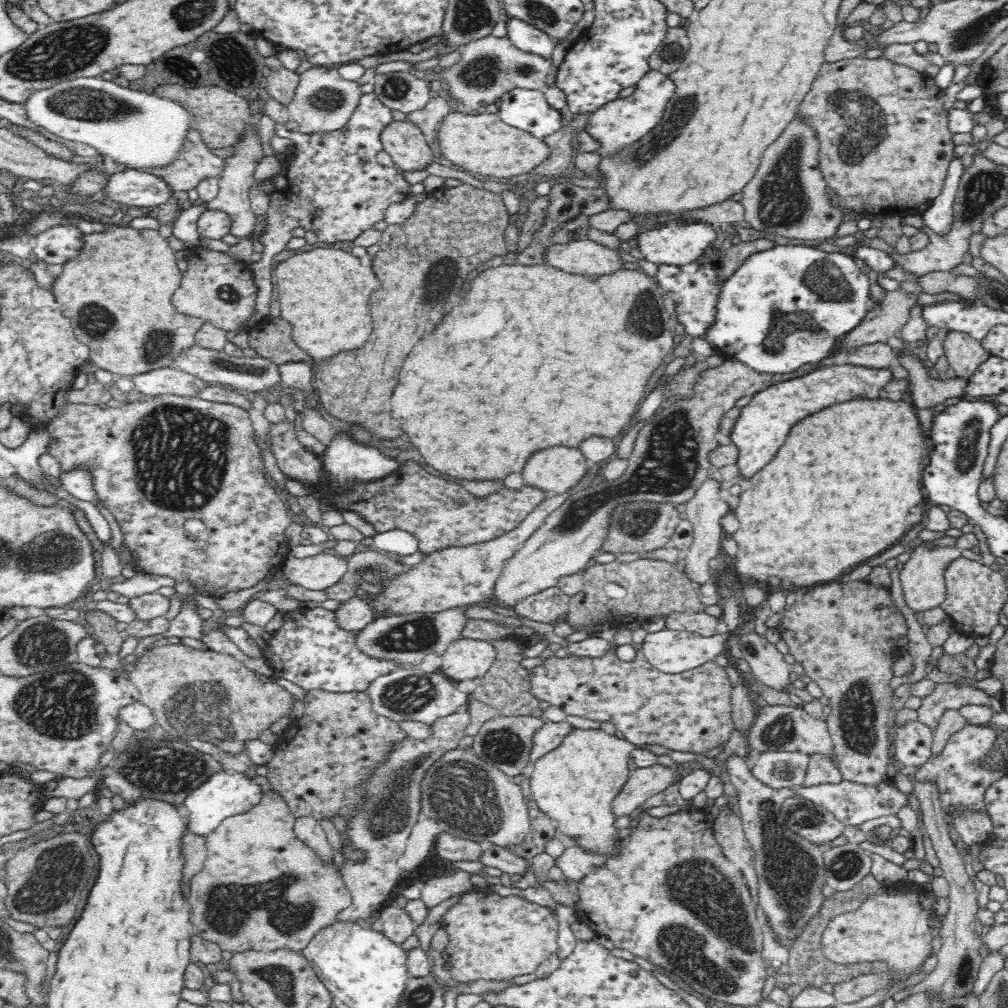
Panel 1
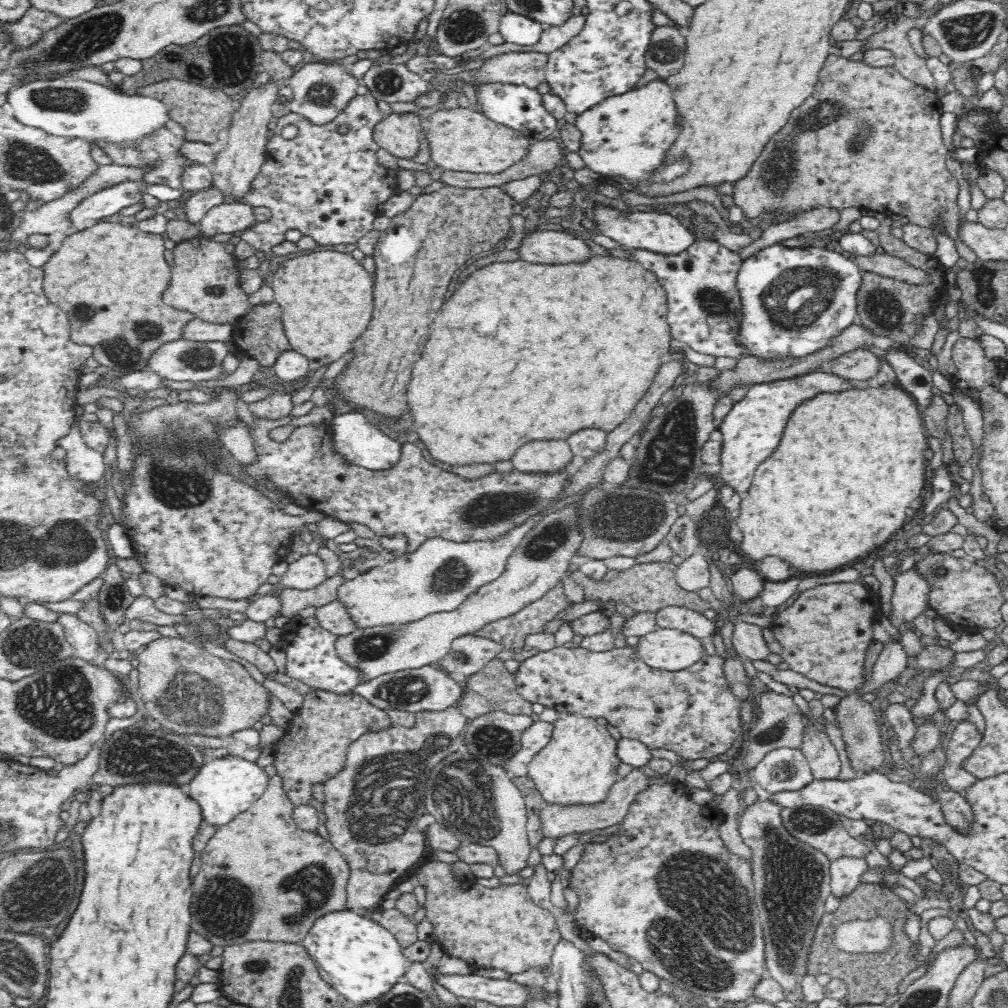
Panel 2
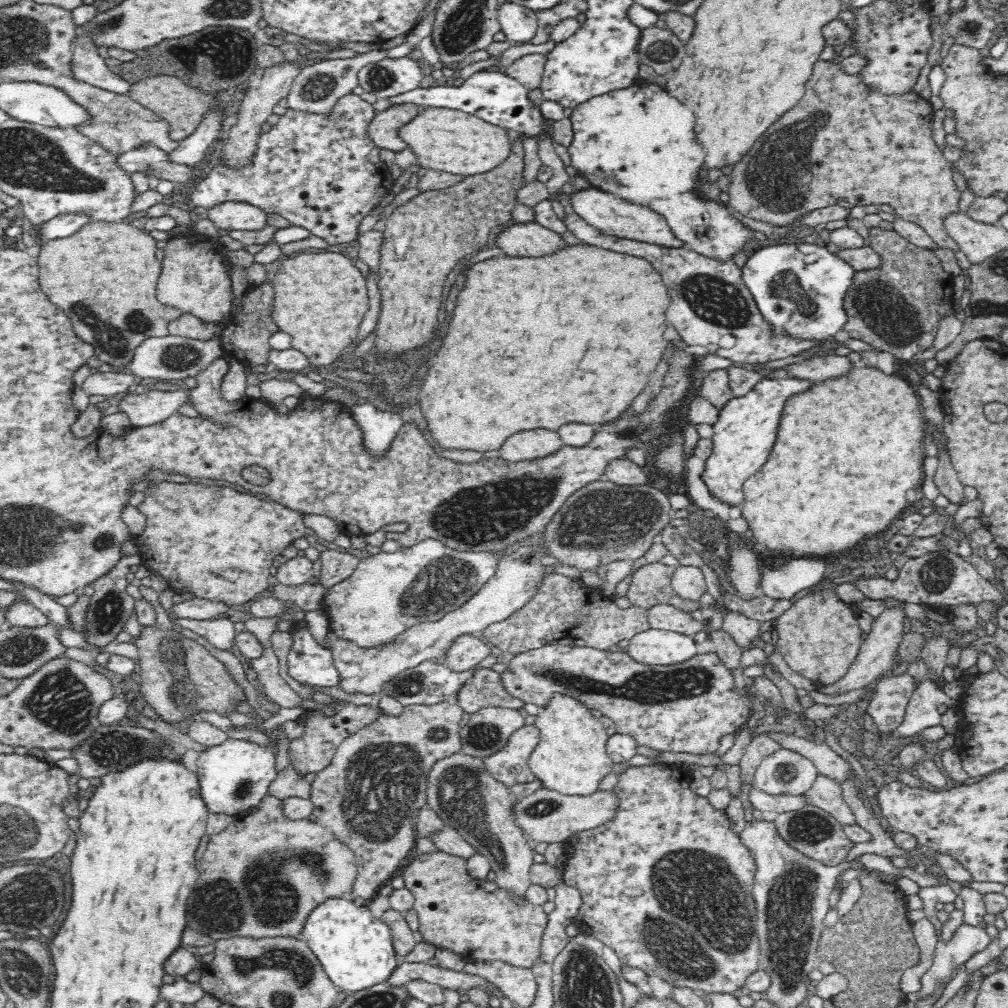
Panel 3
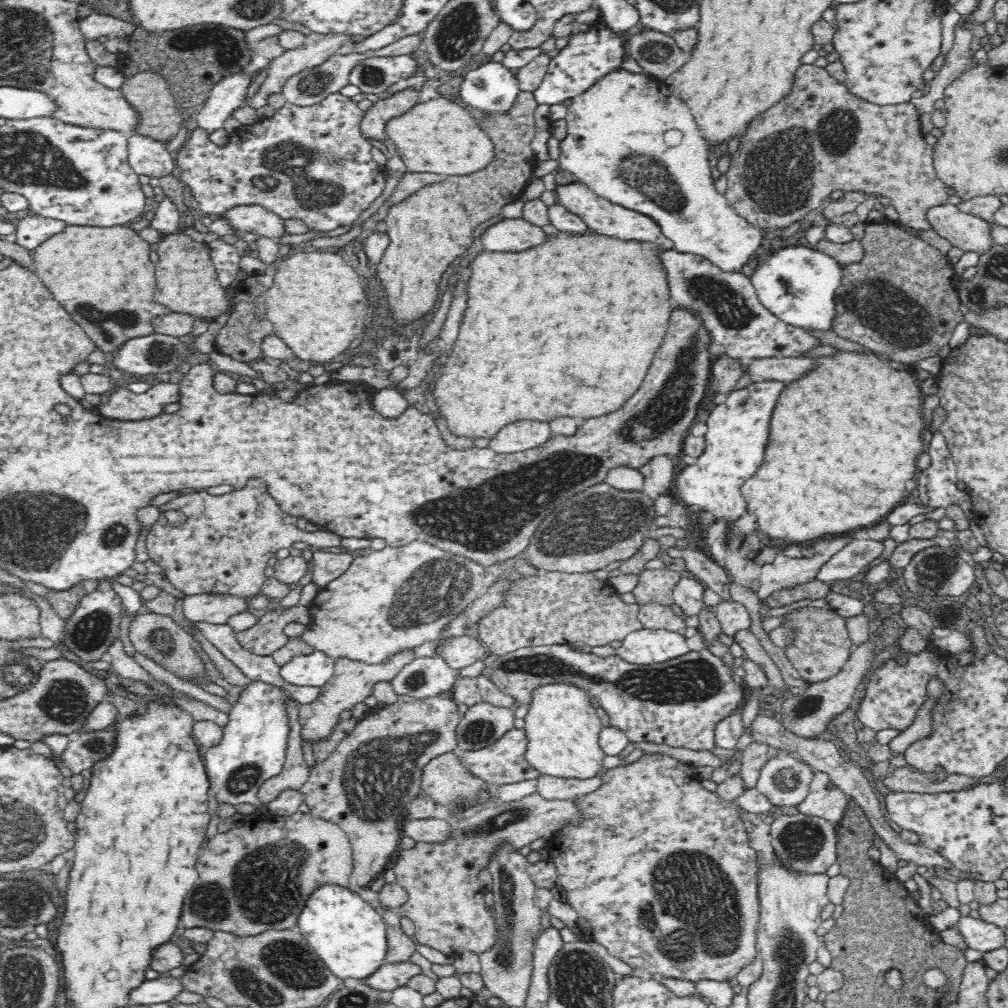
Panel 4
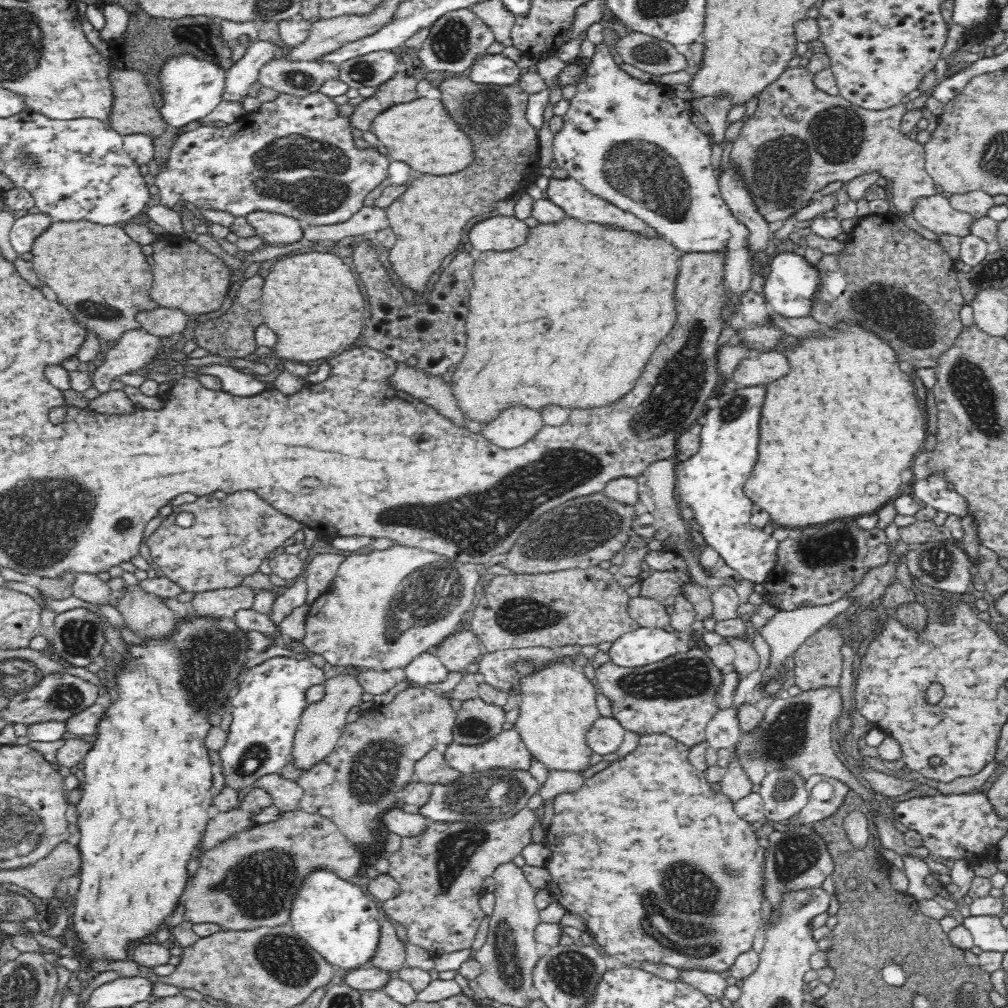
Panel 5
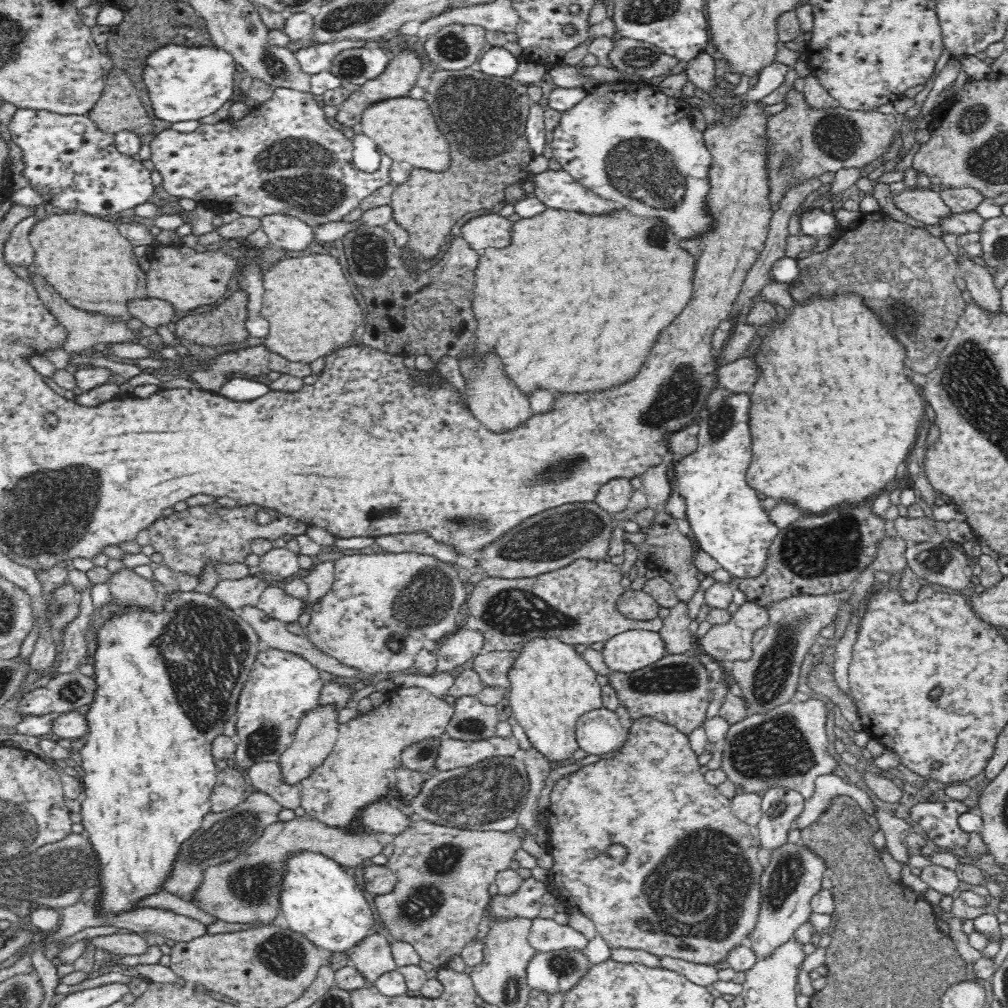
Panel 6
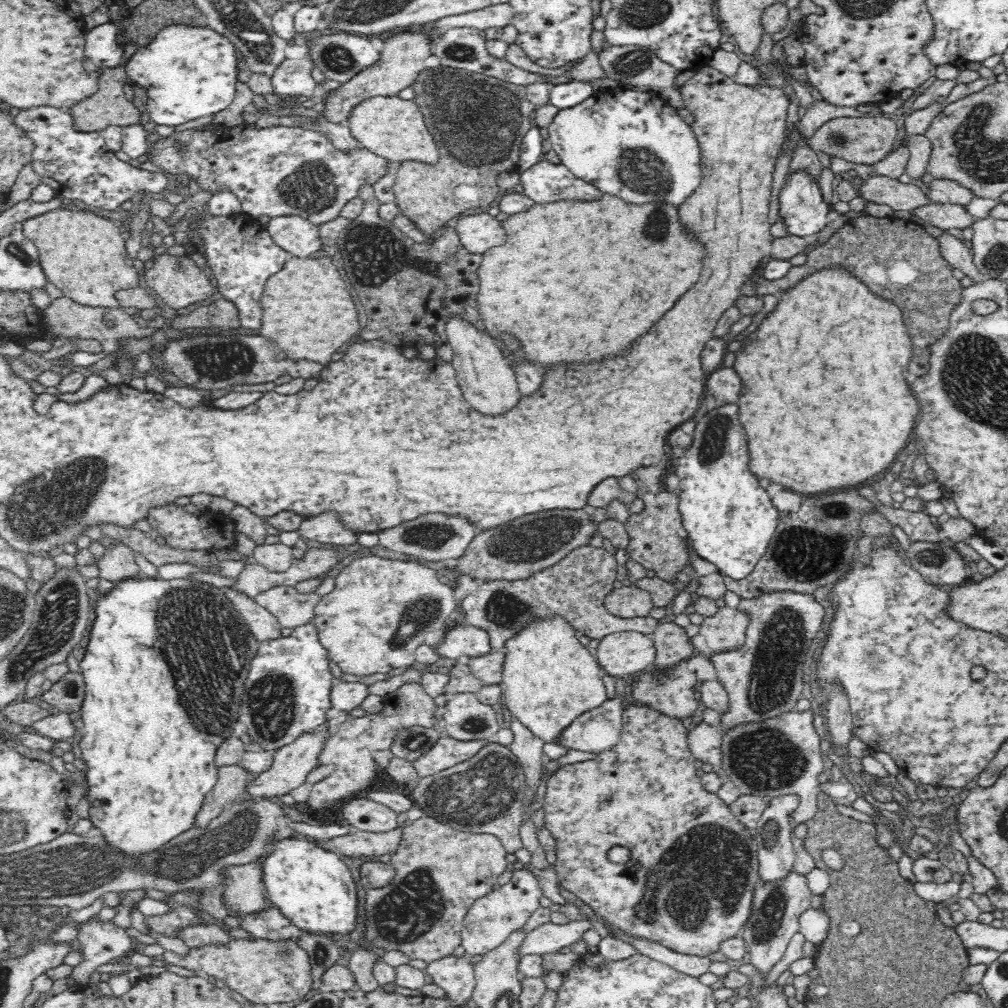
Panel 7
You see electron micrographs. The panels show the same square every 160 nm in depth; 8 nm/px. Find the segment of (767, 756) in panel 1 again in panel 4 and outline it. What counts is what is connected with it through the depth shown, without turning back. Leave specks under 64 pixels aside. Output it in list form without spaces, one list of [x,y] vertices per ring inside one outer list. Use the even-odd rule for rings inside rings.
[[[776,751],[763,764],[755,787],[778,807],[796,807],[809,793],[815,772],[796,754]]]

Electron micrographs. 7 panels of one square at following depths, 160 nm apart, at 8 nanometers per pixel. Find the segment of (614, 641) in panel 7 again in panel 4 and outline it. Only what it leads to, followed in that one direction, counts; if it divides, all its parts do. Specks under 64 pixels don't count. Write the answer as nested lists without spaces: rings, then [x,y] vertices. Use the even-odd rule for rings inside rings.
[[[649,628],[631,632],[622,640],[622,645],[616,648],[616,654],[620,655],[626,662],[641,665],[668,662],[668,660],[680,658],[688,652],[690,652],[688,642],[686,642],[686,637],[681,632]]]

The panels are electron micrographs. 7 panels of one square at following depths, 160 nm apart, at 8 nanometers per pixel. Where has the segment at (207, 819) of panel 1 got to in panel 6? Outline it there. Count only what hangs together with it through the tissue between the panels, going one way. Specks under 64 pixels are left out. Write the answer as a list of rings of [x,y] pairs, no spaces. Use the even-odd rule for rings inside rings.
[[[272,648],[259,652],[233,714],[236,716],[236,748],[231,765],[245,772],[252,764],[278,762],[293,743],[300,717],[320,705],[318,693],[324,684],[319,669],[301,656]]]

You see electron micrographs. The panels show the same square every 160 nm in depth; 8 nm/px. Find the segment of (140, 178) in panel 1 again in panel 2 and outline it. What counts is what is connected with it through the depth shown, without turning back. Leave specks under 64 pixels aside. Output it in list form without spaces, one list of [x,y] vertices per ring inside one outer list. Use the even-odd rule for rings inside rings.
[[[144,179],[122,181],[96,194],[92,194],[78,203],[70,212],[70,219],[75,230],[82,230],[86,220],[99,221],[106,216],[121,212],[124,208],[142,203],[144,194],[148,192],[148,184]]]

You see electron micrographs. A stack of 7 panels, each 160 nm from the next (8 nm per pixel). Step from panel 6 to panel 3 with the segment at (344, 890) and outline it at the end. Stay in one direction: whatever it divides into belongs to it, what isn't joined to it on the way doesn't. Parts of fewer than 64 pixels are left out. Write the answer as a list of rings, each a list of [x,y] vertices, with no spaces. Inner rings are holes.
[[[351,897],[332,898],[310,912],[300,937],[318,958],[324,973],[339,991],[352,994],[385,984],[401,960],[395,952],[391,929]]]

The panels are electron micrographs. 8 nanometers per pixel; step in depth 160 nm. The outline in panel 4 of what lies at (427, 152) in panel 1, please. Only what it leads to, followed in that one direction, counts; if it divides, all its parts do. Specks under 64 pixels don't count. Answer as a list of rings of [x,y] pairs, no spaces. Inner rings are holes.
[[[406,88],[396,92],[394,95],[385,96],[378,100],[373,106],[366,110],[366,116],[362,118],[360,124],[363,135],[378,142],[387,141],[386,125],[390,120],[398,118],[412,110],[419,104],[419,94],[417,88]]]

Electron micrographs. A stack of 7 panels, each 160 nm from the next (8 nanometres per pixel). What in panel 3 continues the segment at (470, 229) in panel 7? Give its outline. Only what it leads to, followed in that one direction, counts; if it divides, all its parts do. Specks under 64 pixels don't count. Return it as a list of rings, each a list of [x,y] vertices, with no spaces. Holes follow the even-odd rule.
[[[538,222],[511,225],[496,237],[496,246],[512,257],[542,258],[564,250],[567,244],[559,232]]]

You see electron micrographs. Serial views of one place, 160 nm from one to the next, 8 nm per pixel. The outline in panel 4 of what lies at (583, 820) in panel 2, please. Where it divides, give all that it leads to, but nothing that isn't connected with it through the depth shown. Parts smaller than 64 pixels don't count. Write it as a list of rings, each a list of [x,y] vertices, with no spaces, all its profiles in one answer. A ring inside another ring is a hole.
[[[536,791],[513,802],[494,802],[468,818],[459,818],[456,826],[453,826],[454,832],[450,840],[436,844],[417,842],[410,849],[402,849],[393,871],[396,882],[408,891],[409,898],[406,904],[395,910],[401,917],[407,916],[414,922],[414,936],[418,943],[455,957],[465,952],[475,952],[480,956],[496,947],[501,940],[501,928],[497,924],[494,907],[488,906],[484,901],[484,893],[490,892],[490,884],[493,884],[491,872],[487,869],[487,860],[491,852],[502,841],[512,841],[512,845],[520,849],[530,845],[534,840],[548,841],[560,834],[560,830],[566,826],[580,826],[584,820],[584,813],[578,807],[579,797],[581,796],[576,795],[564,800],[548,800]]]

